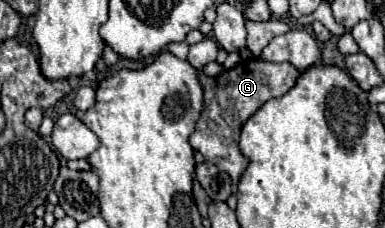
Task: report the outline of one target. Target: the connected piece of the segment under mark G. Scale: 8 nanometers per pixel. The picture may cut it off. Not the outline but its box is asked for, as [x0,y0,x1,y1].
[190,58,298,184]

